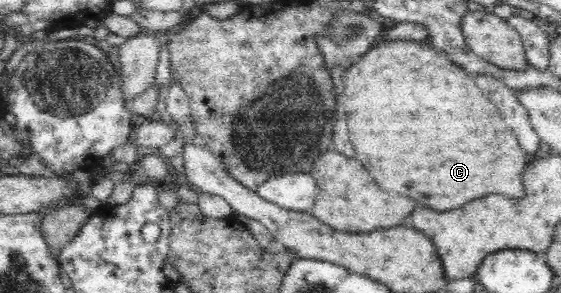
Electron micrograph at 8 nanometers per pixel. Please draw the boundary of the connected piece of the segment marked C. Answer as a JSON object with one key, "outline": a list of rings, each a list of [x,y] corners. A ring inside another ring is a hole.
{"outline":[[[380,40],[378,45],[373,46],[367,53],[364,53],[359,57],[353,67],[347,69],[347,75],[345,75],[345,113],[347,113],[347,119],[349,119],[349,137],[351,137],[351,143],[357,151],[357,159],[365,165],[367,171],[372,175],[373,179],[379,183],[379,187],[383,191],[393,193],[399,193],[399,195],[405,195],[405,197],[411,197],[413,201],[417,201],[417,205],[423,205],[425,208],[433,208],[437,211],[449,211],[449,209],[455,209],[455,207],[461,207],[477,197],[483,197],[483,195],[489,195],[489,193],[505,193],[509,197],[523,197],[525,191],[523,191],[523,171],[527,167],[527,153],[519,147],[517,139],[515,139],[515,131],[509,127],[503,127],[505,123],[505,117],[503,117],[503,111],[501,111],[501,93],[497,91],[481,91],[481,87],[477,85],[477,79],[479,77],[491,77],[491,75],[475,75],[475,79],[471,79],[462,67],[459,67],[455,62],[449,59],[449,56],[445,52],[435,51],[435,48],[429,43],[407,40]]]}

